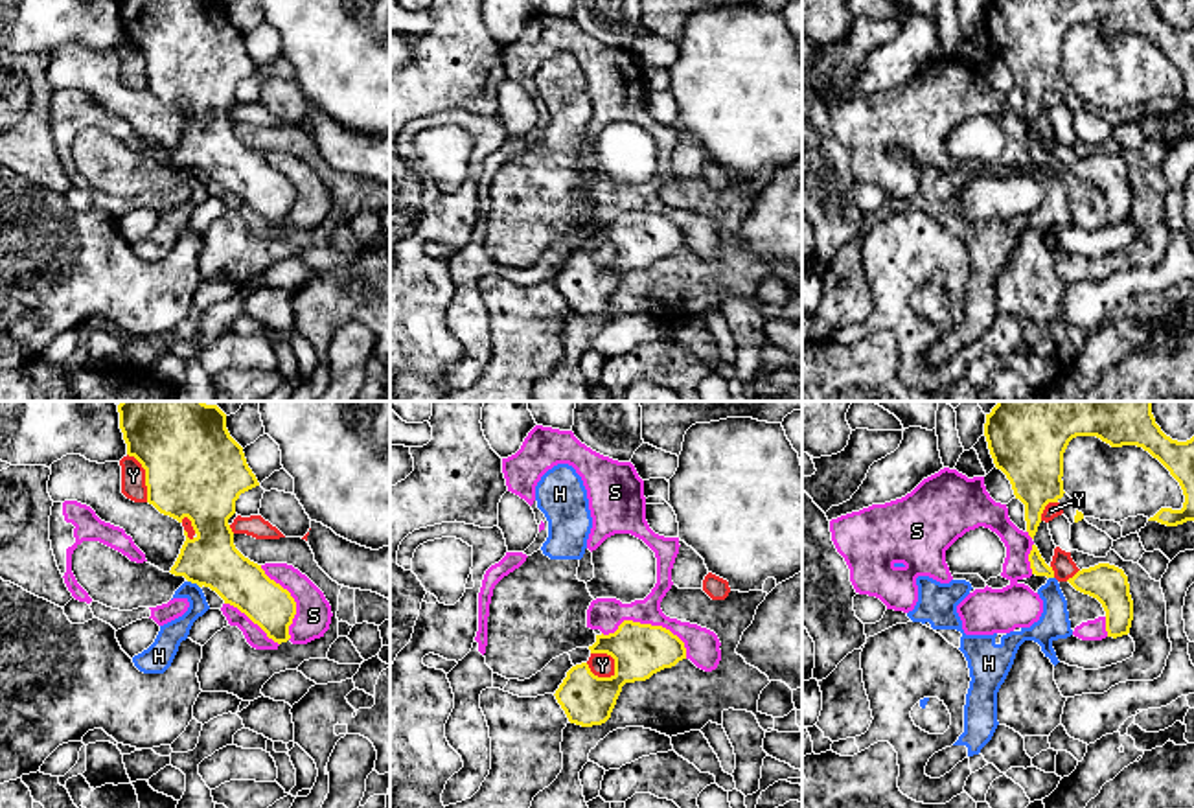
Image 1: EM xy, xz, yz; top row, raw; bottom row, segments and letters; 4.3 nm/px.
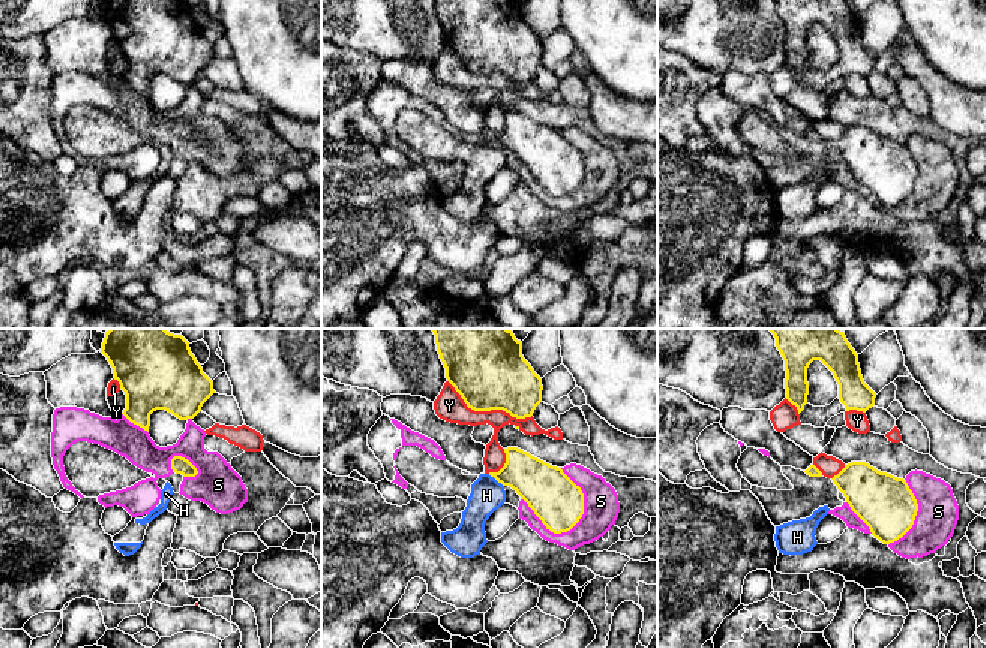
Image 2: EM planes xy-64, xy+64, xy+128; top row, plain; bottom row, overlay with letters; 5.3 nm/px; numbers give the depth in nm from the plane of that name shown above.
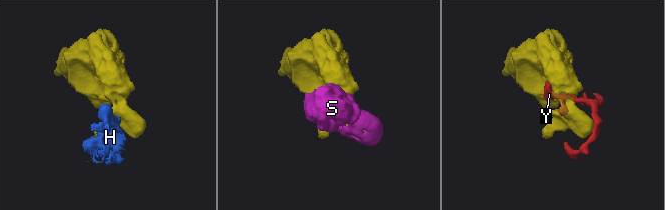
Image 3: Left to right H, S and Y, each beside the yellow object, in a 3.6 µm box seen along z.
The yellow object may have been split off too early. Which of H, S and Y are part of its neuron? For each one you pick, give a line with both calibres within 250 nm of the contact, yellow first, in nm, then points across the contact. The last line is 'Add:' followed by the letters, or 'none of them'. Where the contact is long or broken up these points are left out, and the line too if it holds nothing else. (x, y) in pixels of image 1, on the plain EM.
Add: none of them

